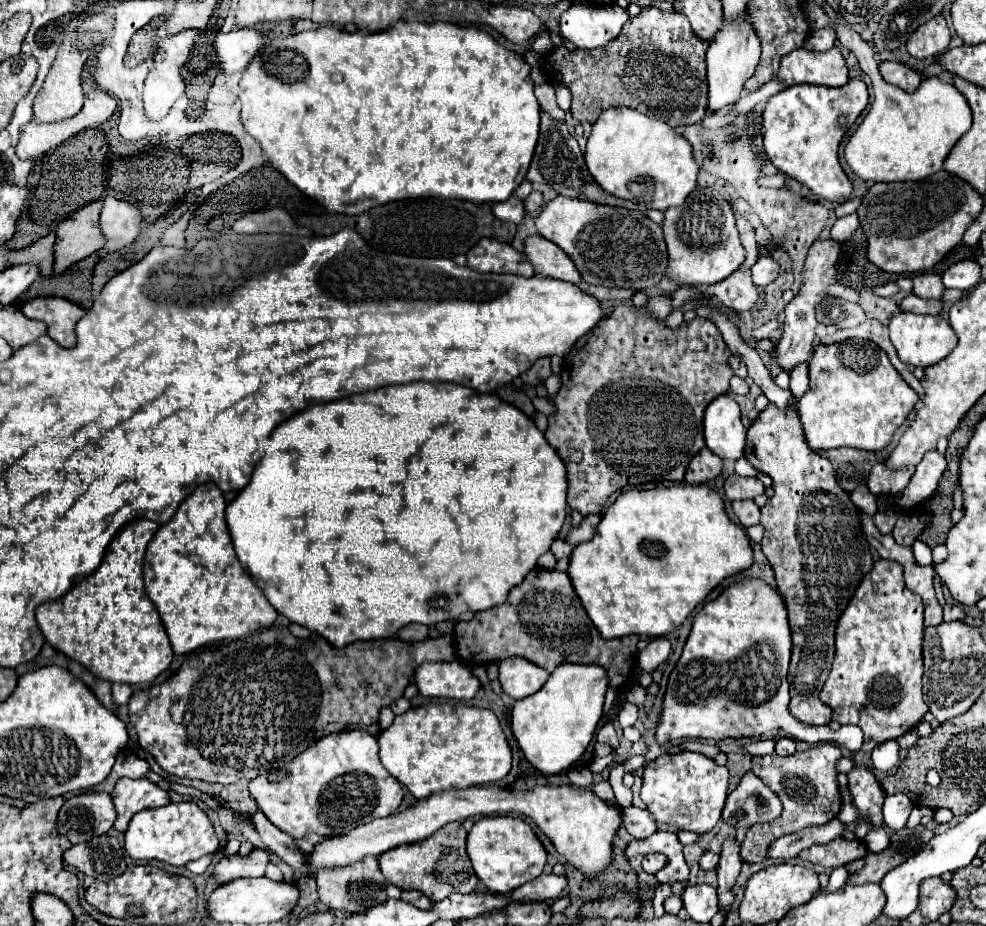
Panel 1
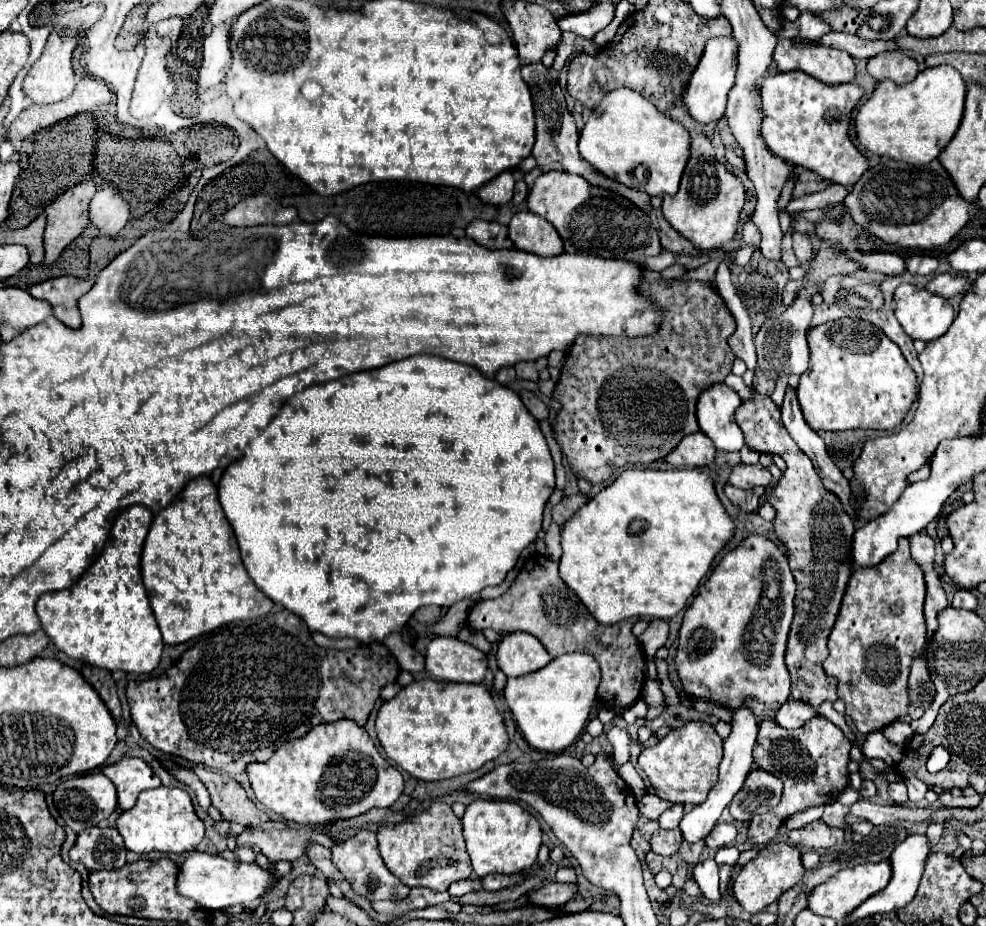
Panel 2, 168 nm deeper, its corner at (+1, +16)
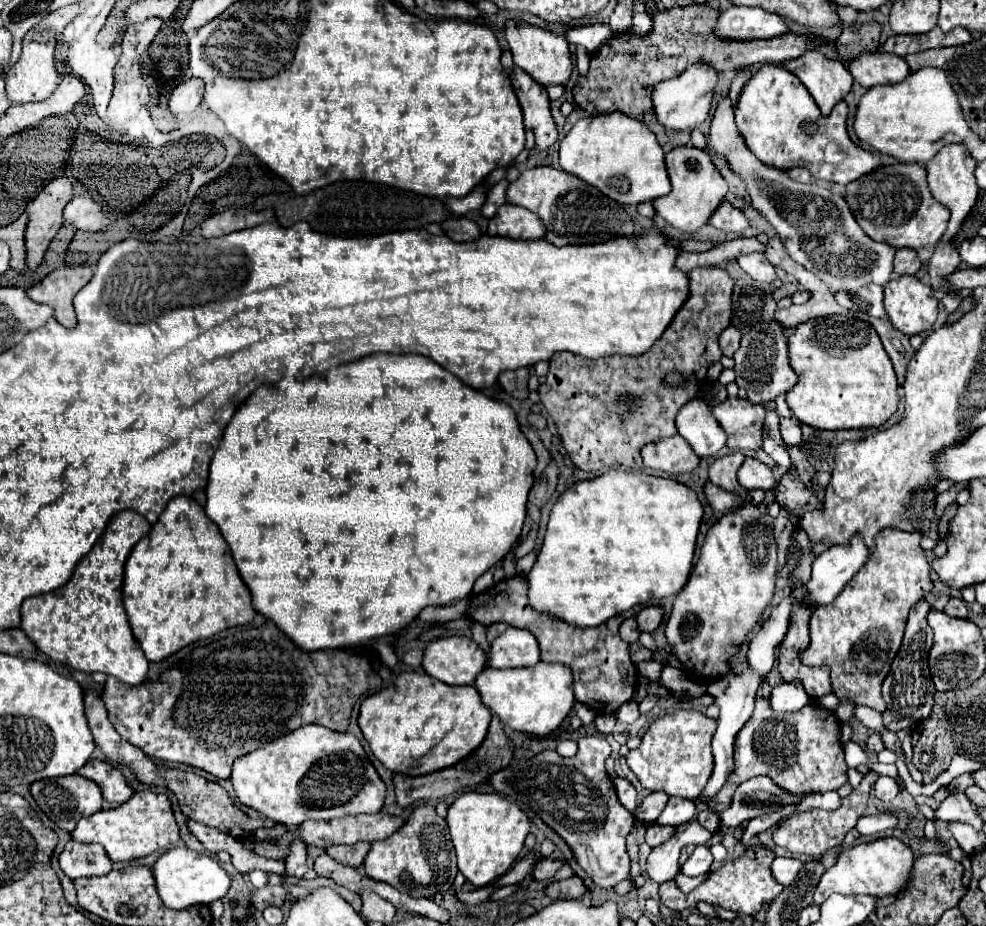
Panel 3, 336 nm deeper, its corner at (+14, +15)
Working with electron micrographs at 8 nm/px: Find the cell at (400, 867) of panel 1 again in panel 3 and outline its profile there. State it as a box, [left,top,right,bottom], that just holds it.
[364,805,458,897]

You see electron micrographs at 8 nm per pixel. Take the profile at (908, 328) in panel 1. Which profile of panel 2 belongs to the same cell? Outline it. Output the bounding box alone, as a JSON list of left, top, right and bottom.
[895,284,955,342]

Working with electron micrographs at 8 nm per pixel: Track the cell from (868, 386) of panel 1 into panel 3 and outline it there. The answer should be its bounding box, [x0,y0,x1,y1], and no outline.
[786,315,898,431]

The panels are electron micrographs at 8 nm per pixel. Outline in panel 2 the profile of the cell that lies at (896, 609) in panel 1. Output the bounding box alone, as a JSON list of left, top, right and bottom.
[823,538,925,732]

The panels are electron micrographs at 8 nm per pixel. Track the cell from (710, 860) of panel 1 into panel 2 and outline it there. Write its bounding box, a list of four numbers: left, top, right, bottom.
[705,822,737,848]

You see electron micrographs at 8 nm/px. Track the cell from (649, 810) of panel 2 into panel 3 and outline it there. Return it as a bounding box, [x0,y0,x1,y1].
[636,791,670,825]

